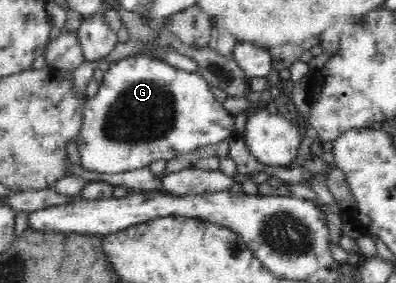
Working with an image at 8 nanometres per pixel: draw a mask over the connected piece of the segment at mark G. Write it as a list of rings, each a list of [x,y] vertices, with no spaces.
[[[142,53],[112,62],[98,92],[86,97],[82,105],[83,123],[76,136],[81,166],[98,174],[124,173],[148,167],[156,160],[167,162],[206,144],[228,139],[234,133],[234,116],[214,99],[210,87],[199,72],[176,69],[162,59],[151,59]]]

